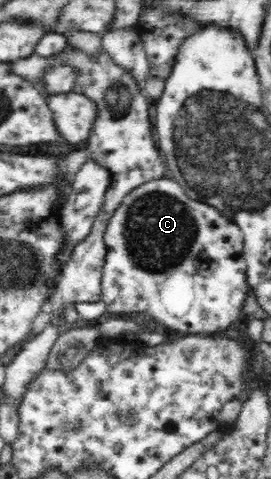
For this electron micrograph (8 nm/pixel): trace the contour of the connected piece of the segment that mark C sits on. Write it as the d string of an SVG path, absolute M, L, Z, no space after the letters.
M170 178L153 179L150 182L143 183L142 186L138 186L138 188L129 190L120 206L116 208L116 211L110 216L109 222L105 225L103 239L105 261L101 271L101 300L105 302L107 311L110 313L128 312L130 314L130 312L144 312L144 314L152 316L152 320L156 320L158 324L188 334L226 330L240 316L240 311L242 311L242 306L247 298L247 268L245 258L242 256L243 237L240 227L222 216L222 213L216 208L202 204L202 202L194 202L192 198L188 198L184 194L184 190L174 180L170 180Z

